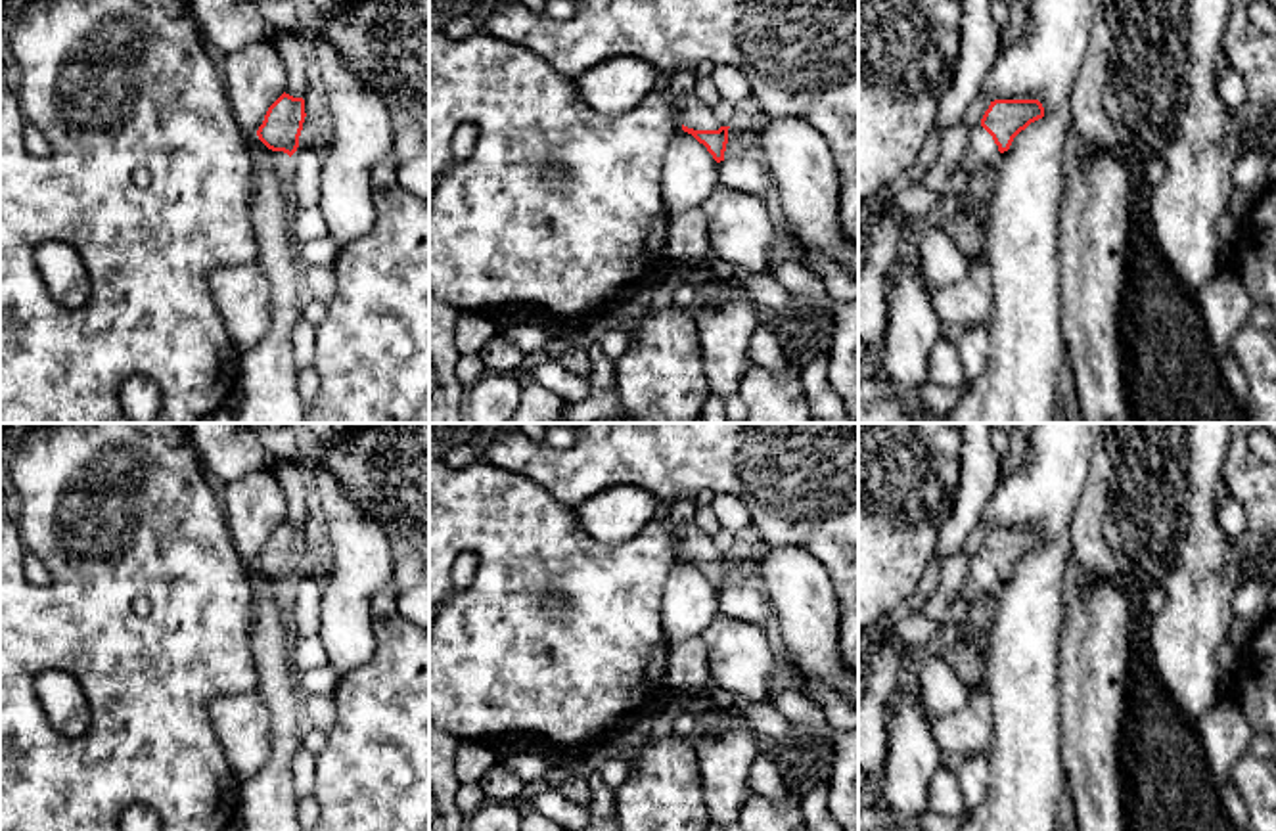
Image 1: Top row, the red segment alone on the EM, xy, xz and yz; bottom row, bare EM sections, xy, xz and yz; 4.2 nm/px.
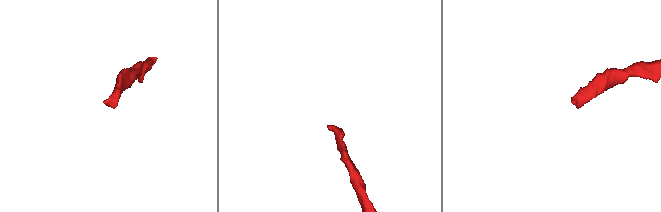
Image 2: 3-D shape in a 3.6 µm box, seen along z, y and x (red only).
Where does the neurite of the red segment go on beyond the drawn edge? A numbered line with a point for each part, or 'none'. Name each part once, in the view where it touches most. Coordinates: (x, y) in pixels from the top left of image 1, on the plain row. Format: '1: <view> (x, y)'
1: xz (694, 542)

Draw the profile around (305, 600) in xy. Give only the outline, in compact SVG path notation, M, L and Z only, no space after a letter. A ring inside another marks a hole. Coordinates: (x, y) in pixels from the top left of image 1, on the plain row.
M299 578L289 592L289 618L293 638L310 638L320 632L324 584L312 578Z

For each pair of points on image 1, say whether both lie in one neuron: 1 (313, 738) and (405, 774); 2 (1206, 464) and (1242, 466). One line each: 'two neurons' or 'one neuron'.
1: two neurons
2: two neurons

